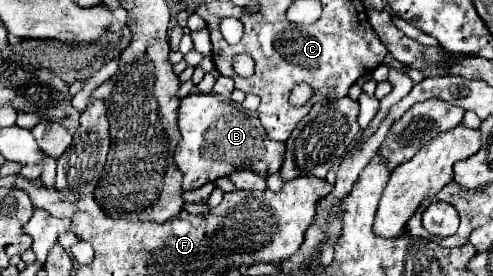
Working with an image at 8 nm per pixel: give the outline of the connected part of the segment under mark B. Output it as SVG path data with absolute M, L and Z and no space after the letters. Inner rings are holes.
M212 93L184 97L178 111L178 127L182 141L178 143L176 165L184 173L184 189L198 189L238 169L256 169L256 173L272 175L282 167L286 145L270 139L256 115L244 113L230 101L218 101Z

